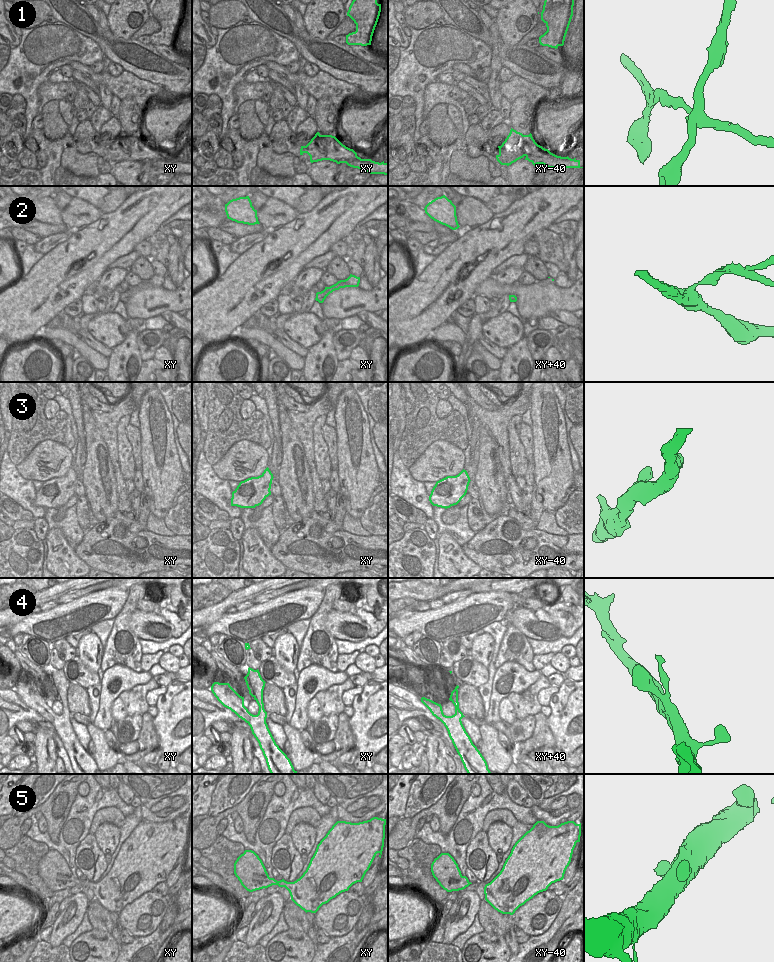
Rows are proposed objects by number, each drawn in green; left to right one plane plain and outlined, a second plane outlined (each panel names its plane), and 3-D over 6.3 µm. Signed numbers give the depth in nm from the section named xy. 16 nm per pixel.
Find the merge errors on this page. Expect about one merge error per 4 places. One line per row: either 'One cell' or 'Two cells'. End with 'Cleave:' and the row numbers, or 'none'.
1: Two cells
2: Two cells
3: One cell
4: One cell
5: One cell
Cleave: 1, 2

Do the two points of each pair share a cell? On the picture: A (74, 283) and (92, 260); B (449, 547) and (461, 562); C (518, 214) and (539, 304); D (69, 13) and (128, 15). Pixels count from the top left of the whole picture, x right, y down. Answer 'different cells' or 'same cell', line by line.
A: same cell
B: same cell
C: different cells
D: different cells

